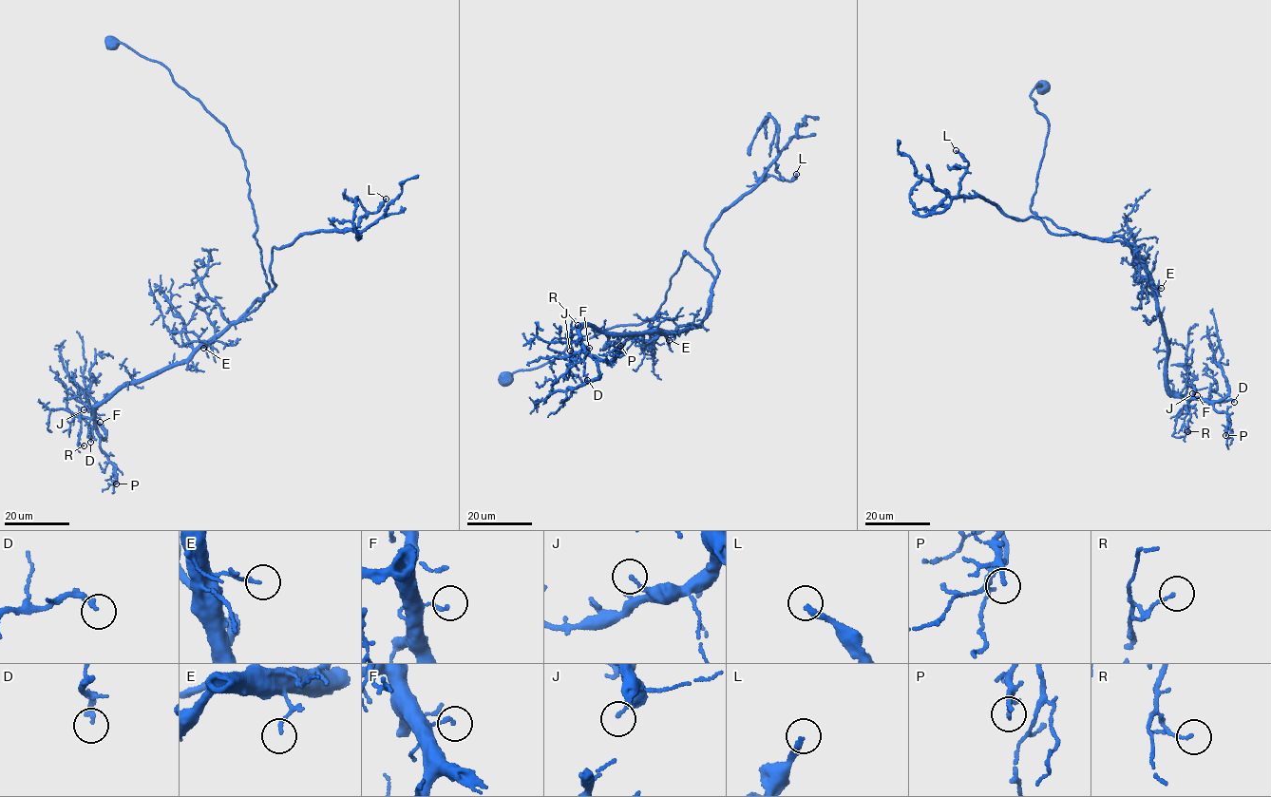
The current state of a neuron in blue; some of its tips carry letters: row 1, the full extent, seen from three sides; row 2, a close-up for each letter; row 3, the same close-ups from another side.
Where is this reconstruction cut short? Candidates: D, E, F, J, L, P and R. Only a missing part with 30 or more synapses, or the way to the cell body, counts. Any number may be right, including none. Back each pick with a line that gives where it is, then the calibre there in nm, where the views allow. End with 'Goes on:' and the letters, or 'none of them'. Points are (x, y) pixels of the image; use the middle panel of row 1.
E: Place: (669, 340). Thickness 130 nm
L: Place: (796, 174). Thickness 240 nm
P: Place: (620, 346). Thickness 160 nm
Goes on: E, L, P

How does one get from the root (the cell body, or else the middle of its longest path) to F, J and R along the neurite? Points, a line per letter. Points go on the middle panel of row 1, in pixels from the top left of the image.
F: (503, 379), (570, 342), (651, 319), (684, 252), (714, 279), (702, 323), (616, 334), (585, 327), (589, 348)
J: (503, 379), (570, 342), (651, 319), (684, 252), (714, 279), (702, 323), (616, 334), (585, 327), (570, 351)
R: (503, 379), (651, 319), (684, 252), (714, 279), (694, 326), (590, 326), (569, 341), (578, 325)

